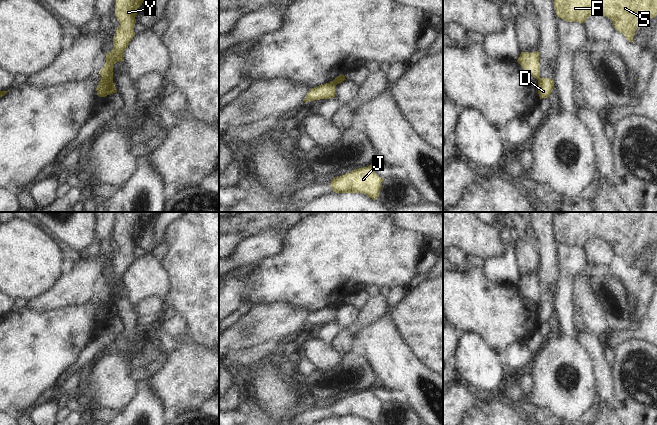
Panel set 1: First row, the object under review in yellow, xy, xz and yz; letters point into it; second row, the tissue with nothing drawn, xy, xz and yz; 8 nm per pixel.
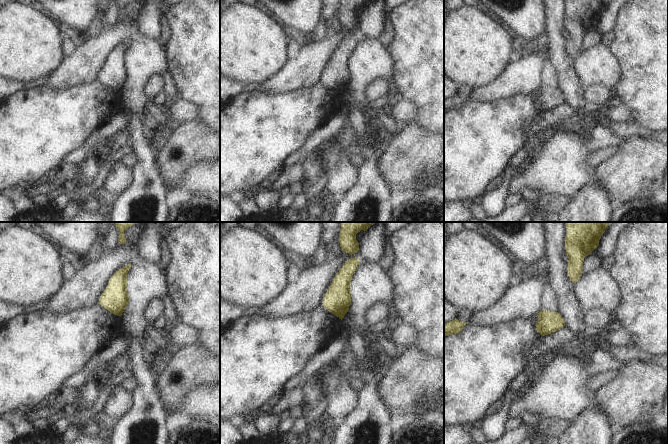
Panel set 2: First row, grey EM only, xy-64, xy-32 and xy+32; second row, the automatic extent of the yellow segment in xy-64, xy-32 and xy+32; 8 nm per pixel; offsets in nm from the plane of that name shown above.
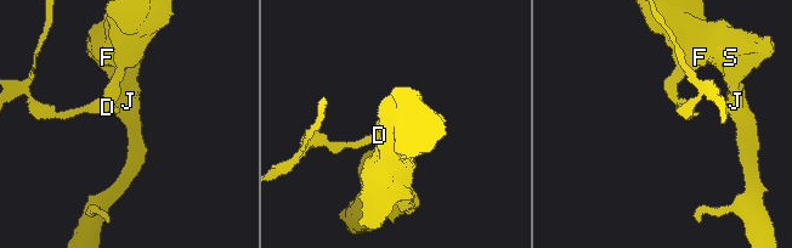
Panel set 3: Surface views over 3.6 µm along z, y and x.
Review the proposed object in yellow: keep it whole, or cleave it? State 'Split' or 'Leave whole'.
Split

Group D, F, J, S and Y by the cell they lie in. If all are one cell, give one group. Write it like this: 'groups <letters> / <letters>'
groups D / F J S Y

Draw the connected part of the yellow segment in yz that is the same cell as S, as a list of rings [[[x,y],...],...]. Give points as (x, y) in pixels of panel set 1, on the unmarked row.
[[[554,212],[553,224],[559,242],[585,247],[593,238],[604,239],[630,266],[633,266],[637,252],[646,243],[657,239],[657,212]]]

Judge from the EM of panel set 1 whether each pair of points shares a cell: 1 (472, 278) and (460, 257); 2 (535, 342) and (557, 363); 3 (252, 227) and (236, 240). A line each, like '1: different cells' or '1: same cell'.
1: different cells
2: different cells
3: different cells

